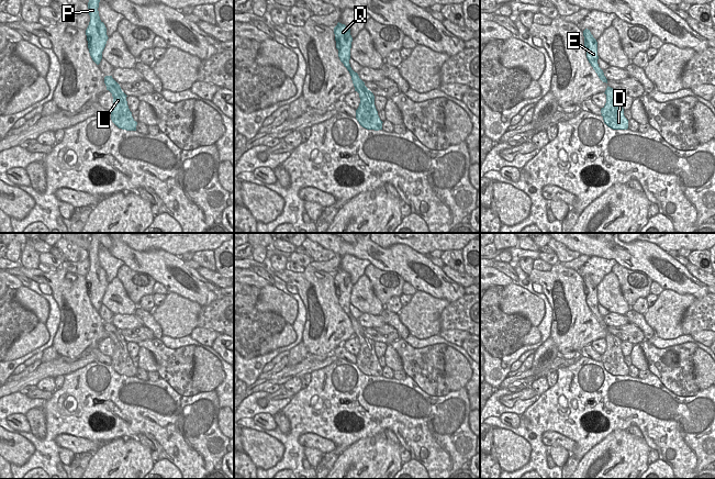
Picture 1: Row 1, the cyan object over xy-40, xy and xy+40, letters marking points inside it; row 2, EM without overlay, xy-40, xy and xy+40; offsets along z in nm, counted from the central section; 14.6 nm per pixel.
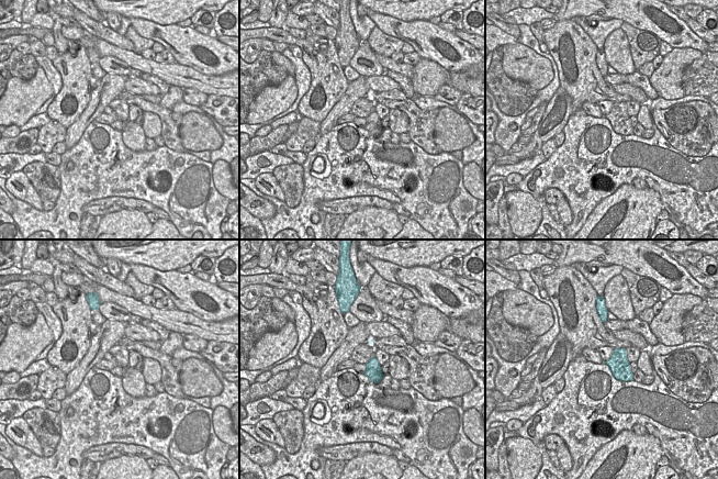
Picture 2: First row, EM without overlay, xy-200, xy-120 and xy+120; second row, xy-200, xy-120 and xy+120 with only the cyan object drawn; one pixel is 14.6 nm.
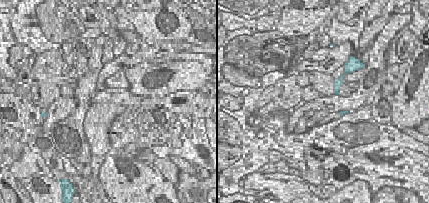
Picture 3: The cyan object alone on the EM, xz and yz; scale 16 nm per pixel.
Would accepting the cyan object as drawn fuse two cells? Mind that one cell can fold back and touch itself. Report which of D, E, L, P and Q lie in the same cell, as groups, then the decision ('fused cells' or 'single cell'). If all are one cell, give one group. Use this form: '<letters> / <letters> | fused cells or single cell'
D E L P Q | single cell

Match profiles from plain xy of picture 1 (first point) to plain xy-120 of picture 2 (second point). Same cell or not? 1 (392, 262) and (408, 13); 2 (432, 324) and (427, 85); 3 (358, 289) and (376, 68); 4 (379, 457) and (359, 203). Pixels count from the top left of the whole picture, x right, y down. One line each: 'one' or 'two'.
1: two
2: one
3: one
4: two

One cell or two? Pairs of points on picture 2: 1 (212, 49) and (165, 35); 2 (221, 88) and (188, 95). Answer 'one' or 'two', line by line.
1: one
2: two

